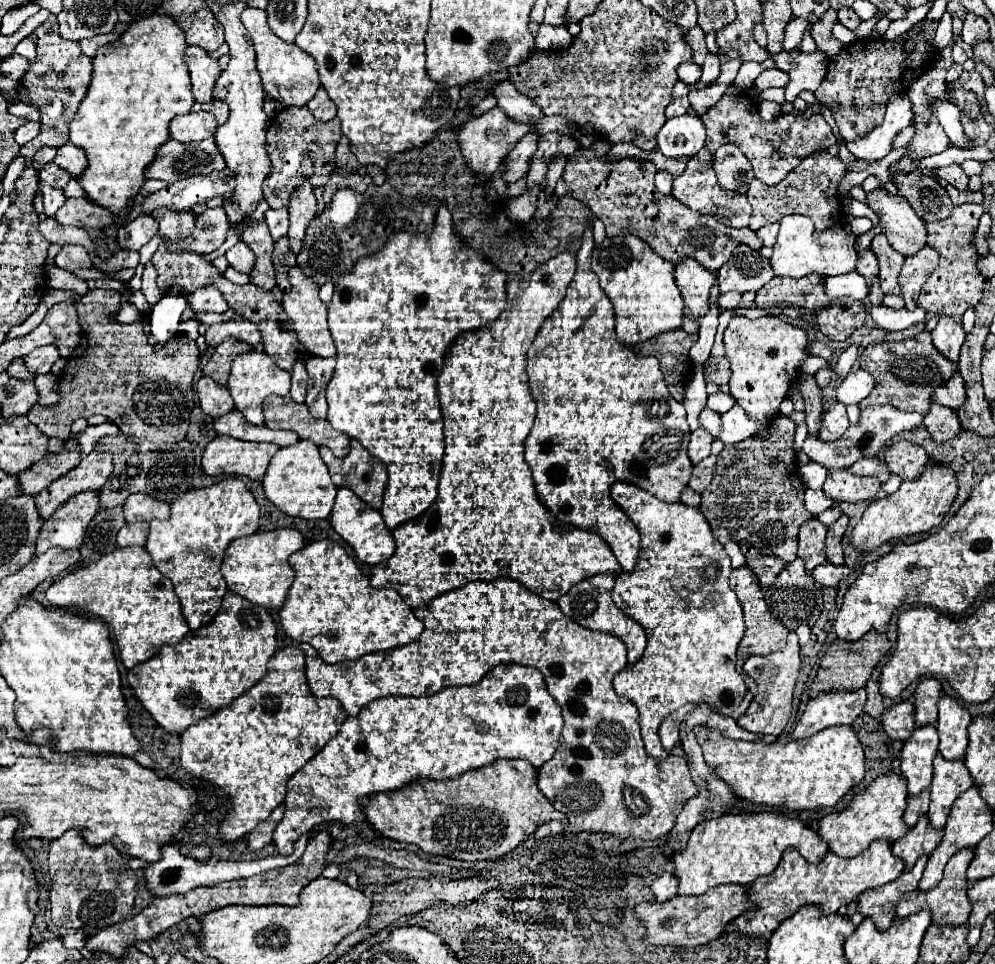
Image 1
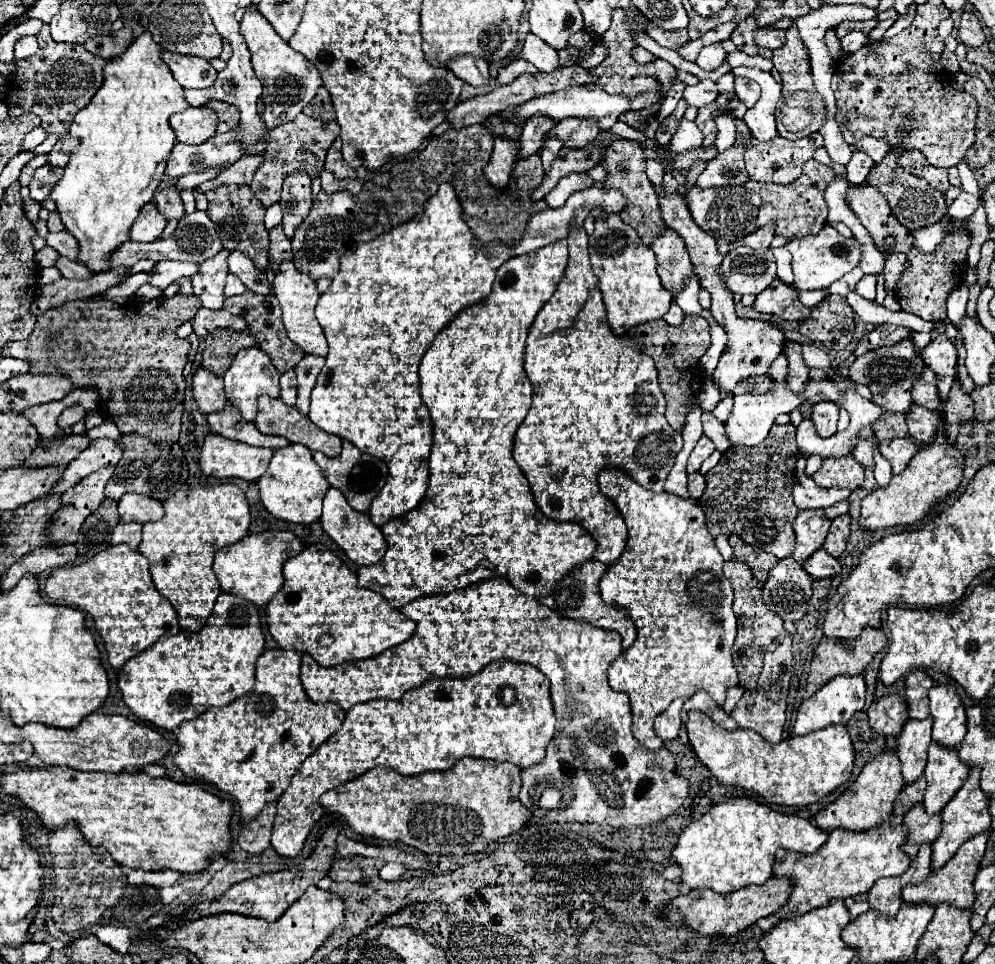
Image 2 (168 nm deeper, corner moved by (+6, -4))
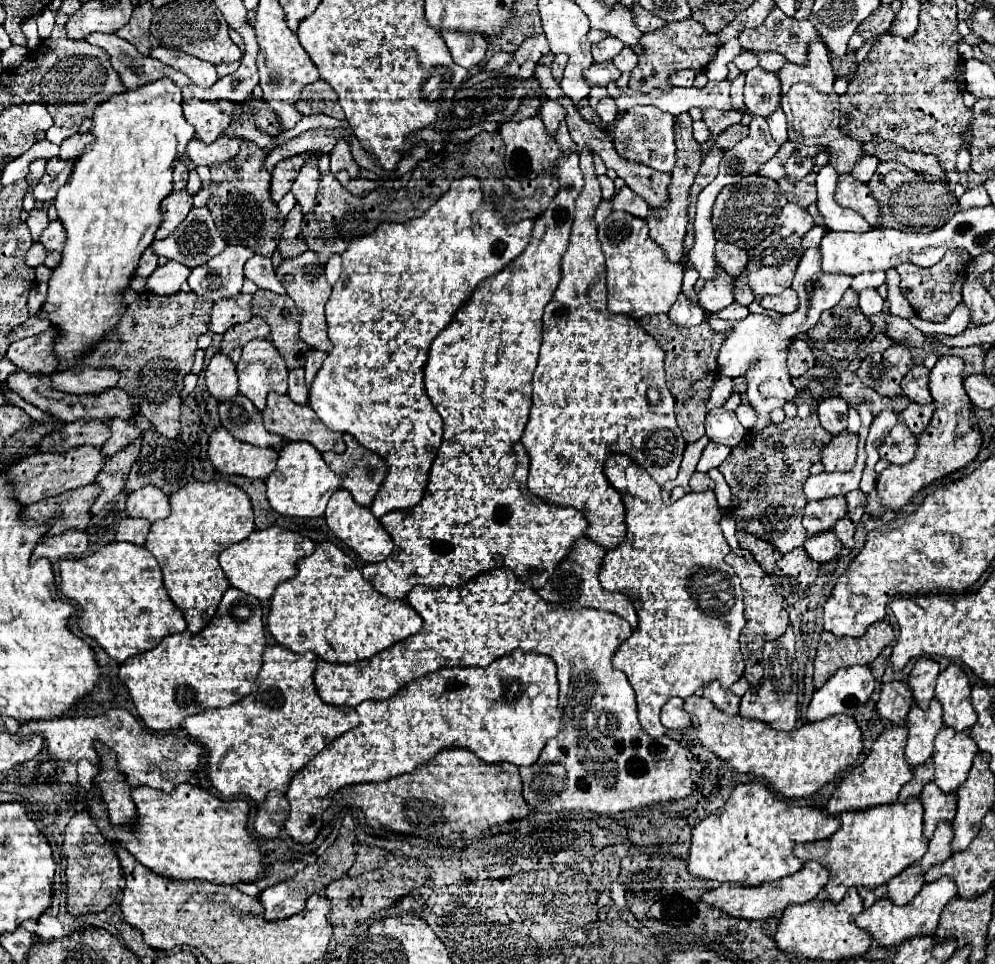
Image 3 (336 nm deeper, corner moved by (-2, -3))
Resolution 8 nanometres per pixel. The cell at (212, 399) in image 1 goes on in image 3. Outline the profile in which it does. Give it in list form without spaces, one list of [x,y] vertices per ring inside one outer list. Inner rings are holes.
[[[216,353],[206,369],[206,385],[208,391],[218,399],[230,399],[238,393],[238,379],[236,379],[236,365],[224,353]]]

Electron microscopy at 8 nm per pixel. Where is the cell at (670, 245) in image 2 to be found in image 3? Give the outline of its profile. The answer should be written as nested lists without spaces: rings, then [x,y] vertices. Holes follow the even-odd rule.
[[[680,113],[676,117],[674,133],[676,133],[676,165],[670,173],[672,181],[668,185],[668,205],[664,205],[664,209],[650,209],[650,215],[648,215],[646,221],[648,221],[648,227],[650,227],[650,237],[666,251],[666,255],[672,263],[680,263],[682,241],[684,241],[686,227],[688,227],[690,187],[692,187],[694,177],[696,177],[696,173],[702,165],[702,149],[700,149],[700,143],[692,135],[692,117],[688,113]]]

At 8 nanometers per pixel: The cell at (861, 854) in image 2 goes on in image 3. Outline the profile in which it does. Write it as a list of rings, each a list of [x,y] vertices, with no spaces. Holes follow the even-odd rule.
[[[914,797],[912,801],[894,801],[888,805],[878,805],[878,807],[868,807],[864,811],[848,811],[840,815],[840,829],[822,841],[816,843],[800,843],[796,845],[794,853],[802,861],[818,861],[826,865],[830,871],[830,881],[824,887],[828,893],[830,901],[840,901],[850,887],[866,887],[866,889],[876,889],[884,883],[888,883],[894,875],[910,867],[912,863],[920,861],[922,855],[928,849],[928,841],[922,833],[922,801],[920,797]]]

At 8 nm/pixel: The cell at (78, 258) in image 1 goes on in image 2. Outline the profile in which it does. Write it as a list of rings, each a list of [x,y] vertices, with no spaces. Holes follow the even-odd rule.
[[[44,246],[40,252],[36,252],[36,262],[46,268],[46,266],[56,266],[60,254],[56,254],[56,250],[52,250],[50,246]]]

